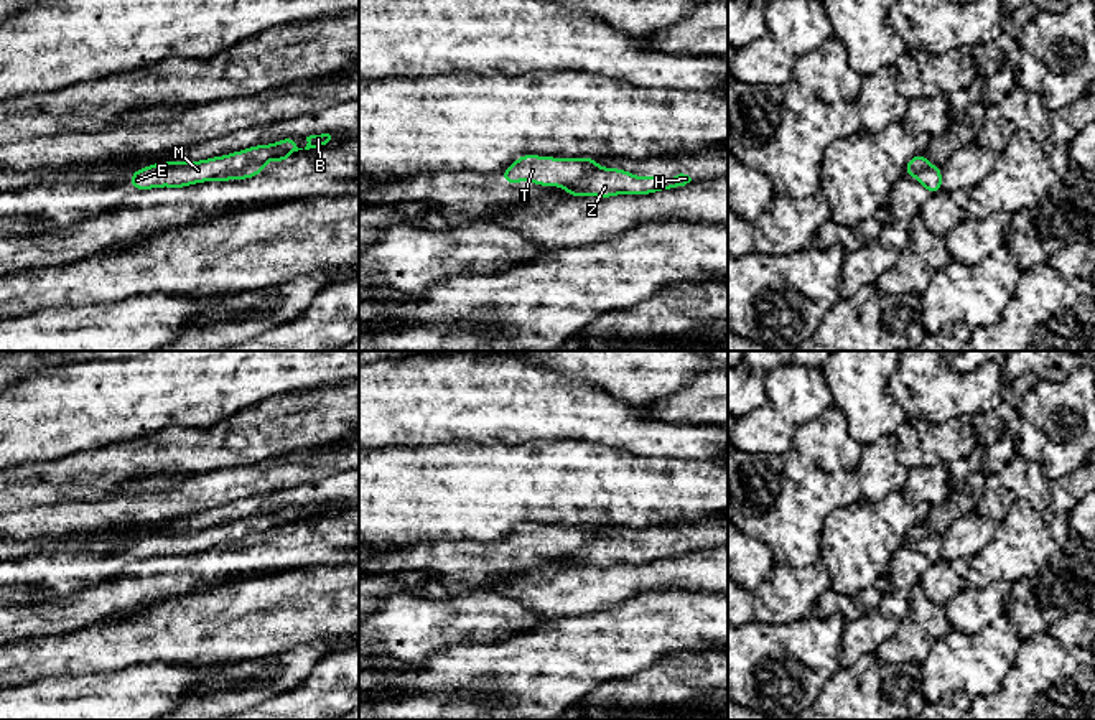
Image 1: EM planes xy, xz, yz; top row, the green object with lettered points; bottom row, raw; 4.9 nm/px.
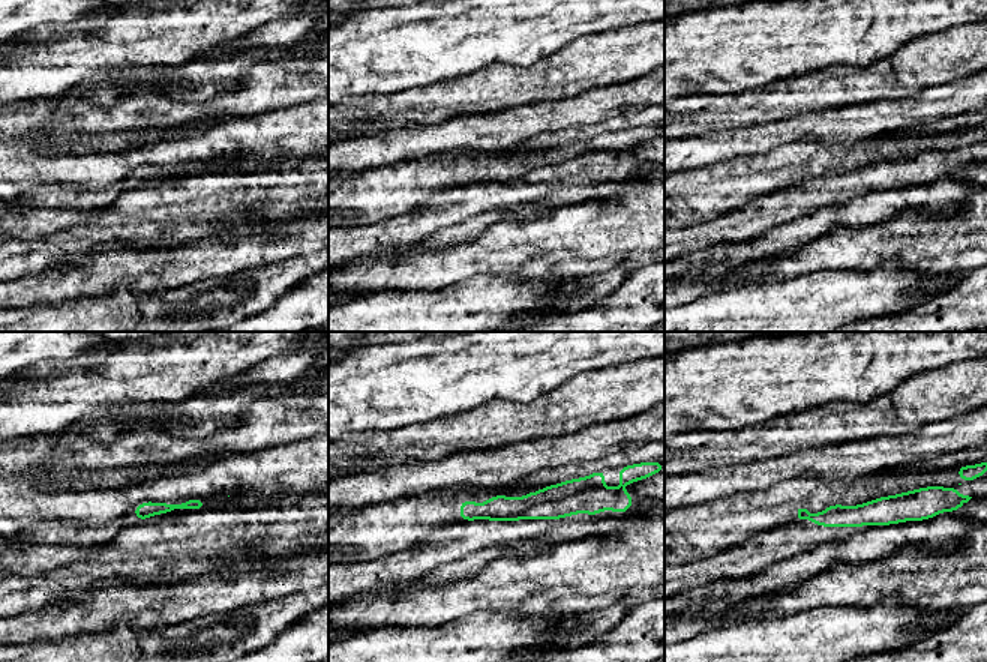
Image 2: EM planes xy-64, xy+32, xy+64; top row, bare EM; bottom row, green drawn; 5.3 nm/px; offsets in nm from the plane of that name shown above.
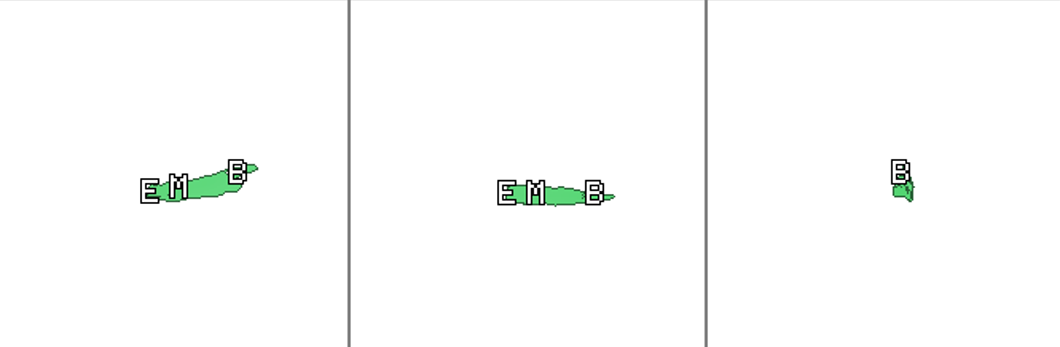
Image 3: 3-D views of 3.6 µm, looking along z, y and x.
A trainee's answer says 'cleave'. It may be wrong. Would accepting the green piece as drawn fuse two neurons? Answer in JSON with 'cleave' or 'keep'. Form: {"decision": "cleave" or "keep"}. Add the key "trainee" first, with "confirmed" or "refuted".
{"trainee": "confirmed", "decision": "cleave"}

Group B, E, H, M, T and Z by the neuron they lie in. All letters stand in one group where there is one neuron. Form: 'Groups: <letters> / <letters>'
Groups: B E M T / H Z

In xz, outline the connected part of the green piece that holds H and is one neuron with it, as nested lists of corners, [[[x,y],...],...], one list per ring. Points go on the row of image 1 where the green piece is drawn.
[[[604,168],[585,175],[581,180],[561,185],[566,196],[613,198],[616,194],[652,194],[655,191],[685,186],[692,178],[688,175],[665,176],[636,176],[621,168]]]

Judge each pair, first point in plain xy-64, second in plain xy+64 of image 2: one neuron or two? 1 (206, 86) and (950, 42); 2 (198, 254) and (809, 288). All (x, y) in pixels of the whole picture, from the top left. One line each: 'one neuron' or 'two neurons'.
1: one neuron
2: two neurons

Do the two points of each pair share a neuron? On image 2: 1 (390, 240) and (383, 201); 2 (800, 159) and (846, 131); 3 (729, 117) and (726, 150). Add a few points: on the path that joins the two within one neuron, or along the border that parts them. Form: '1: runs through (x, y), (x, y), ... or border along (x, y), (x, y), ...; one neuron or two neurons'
1: border along (419, 206), (371, 224), (356, 224), (351, 227); two neurons
2: border along (861, 140), (855, 143), (791, 143); two neurons
3: border along (762, 123), (702, 131); two neurons

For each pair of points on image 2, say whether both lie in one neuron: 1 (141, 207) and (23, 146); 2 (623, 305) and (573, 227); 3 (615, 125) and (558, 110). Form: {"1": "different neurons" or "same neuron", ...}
{"1": "different neurons", "2": "different neurons", "3": "different neurons"}

